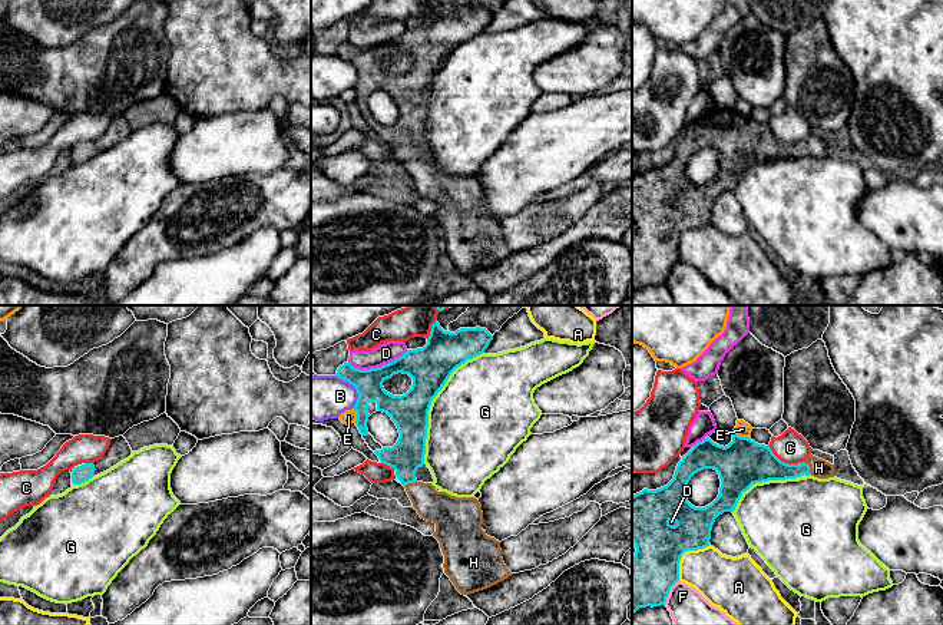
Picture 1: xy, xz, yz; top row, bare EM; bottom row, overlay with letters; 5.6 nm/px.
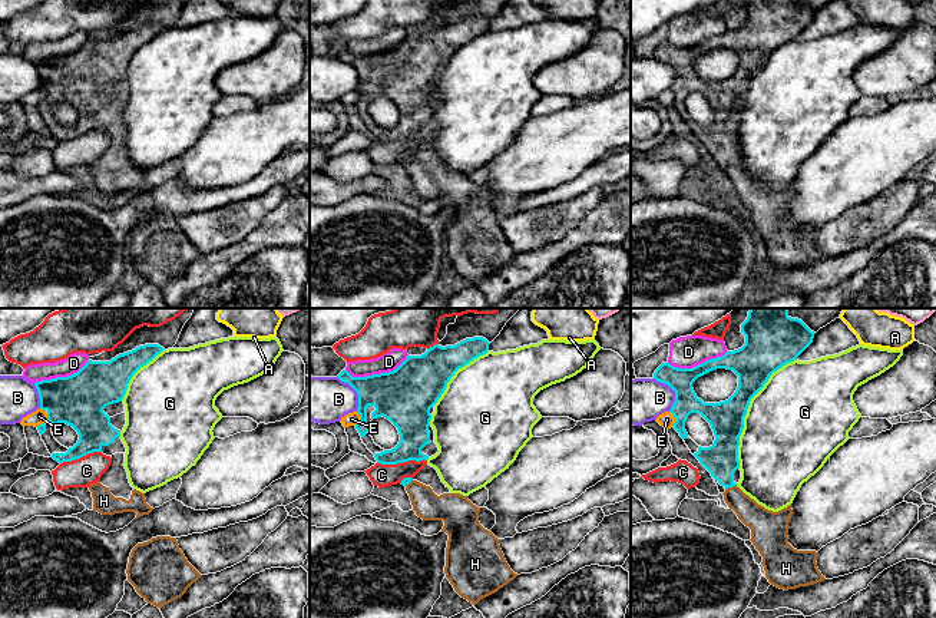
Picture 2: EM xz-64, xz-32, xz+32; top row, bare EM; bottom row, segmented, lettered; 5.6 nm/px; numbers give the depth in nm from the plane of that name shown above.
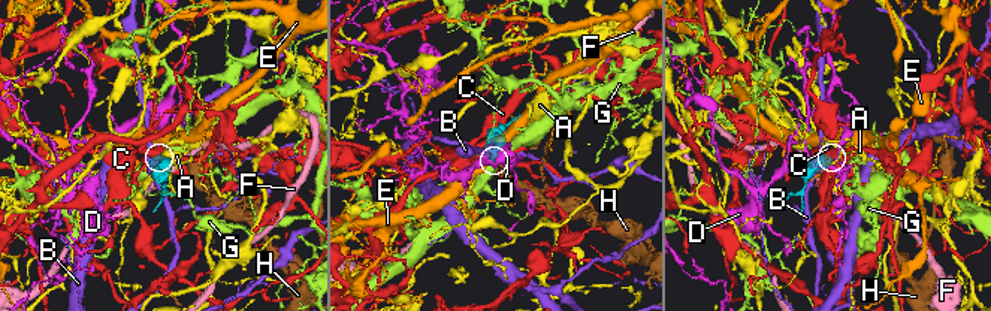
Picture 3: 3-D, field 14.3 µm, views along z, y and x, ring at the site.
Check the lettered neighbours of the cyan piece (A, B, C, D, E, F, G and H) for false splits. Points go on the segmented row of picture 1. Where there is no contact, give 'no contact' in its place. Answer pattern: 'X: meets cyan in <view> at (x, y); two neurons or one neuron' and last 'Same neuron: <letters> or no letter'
A: meets cyan in yz at (684, 552); two neurons
B: meets cyan in xz at (356, 389); two neurons
C: meets cyan in yz at (780, 460); two neurons
D: meets cyan in xz at (377, 367); two neurons
E: meets cyan in yz at (740, 436); two neurons
F: meets cyan in yz at (668, 592); two neurons
G: meets cyan in xz at (430, 403); two neurons
H: meets cyan in yz at (809, 468); one neuron
Same neuron: H

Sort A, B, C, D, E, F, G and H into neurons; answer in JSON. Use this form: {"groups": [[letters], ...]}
{"groups": [["A"], ["B"], ["C"], ["D"], ["E"], ["F"], ["G"], ["H"]]}

